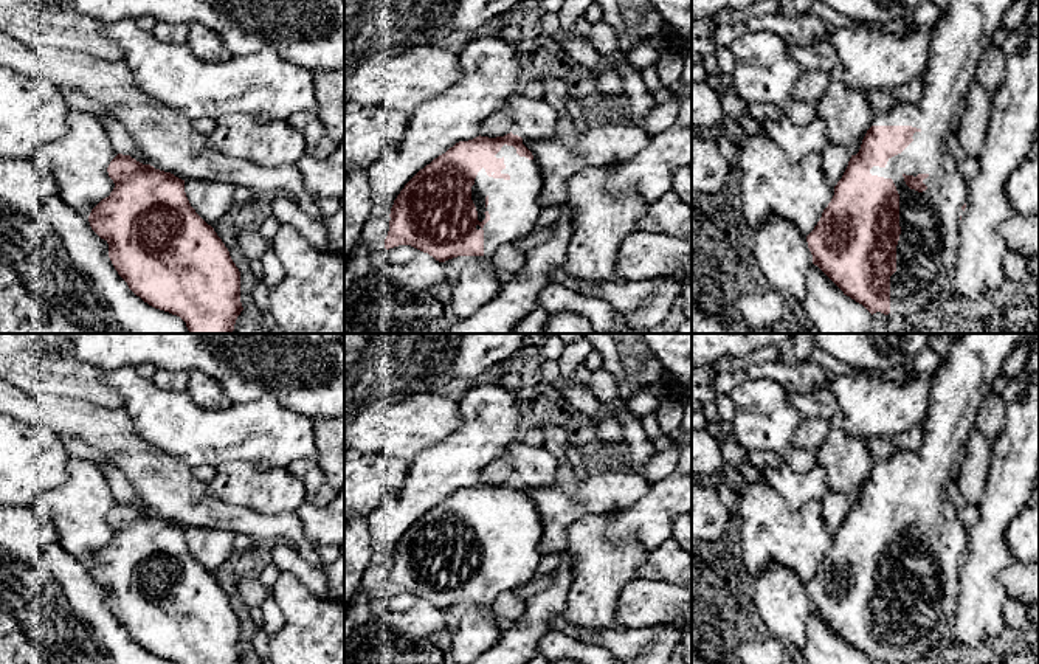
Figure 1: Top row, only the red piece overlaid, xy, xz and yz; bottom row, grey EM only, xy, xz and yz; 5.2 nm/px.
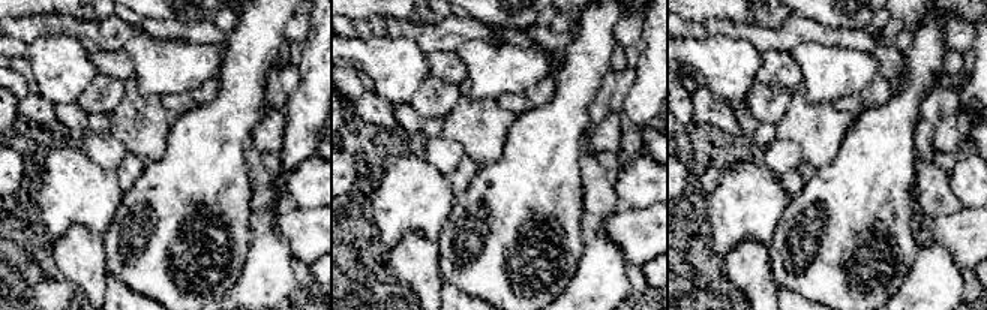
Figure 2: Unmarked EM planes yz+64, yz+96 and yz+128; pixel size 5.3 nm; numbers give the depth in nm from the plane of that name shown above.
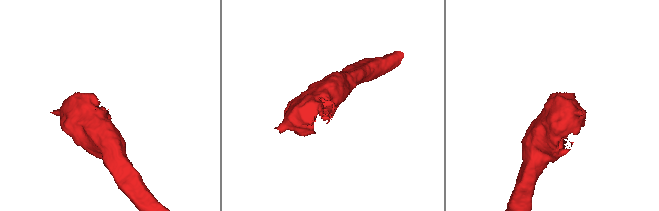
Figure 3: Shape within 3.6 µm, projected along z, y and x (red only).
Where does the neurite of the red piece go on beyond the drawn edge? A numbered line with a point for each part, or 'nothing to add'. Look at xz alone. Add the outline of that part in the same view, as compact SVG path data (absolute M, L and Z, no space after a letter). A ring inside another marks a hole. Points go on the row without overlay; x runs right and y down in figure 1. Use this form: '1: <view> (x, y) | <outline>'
1: xz (514, 556) | M507 492L495 504L504 507L501 521L509 521L510 526L488 524L482 515L471 534L478 568L485 566L485 559L490 562L482 576L485 605L492 605L502 591L513 591L533 580L541 559L538 545L543 529L537 509L520 504L516 496Z

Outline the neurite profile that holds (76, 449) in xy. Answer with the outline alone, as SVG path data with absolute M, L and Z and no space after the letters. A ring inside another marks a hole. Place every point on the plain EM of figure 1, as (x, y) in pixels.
M78 439L67 441L67 451L74 459L87 459L96 464L113 465L99 450Z

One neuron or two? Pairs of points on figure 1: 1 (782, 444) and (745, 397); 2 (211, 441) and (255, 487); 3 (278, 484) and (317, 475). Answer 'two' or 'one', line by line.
1: one
2: two
3: two

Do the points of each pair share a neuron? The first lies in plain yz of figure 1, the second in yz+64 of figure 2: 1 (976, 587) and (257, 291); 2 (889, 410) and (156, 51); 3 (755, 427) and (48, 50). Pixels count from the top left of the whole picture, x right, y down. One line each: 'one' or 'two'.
1: one
2: one
3: one

